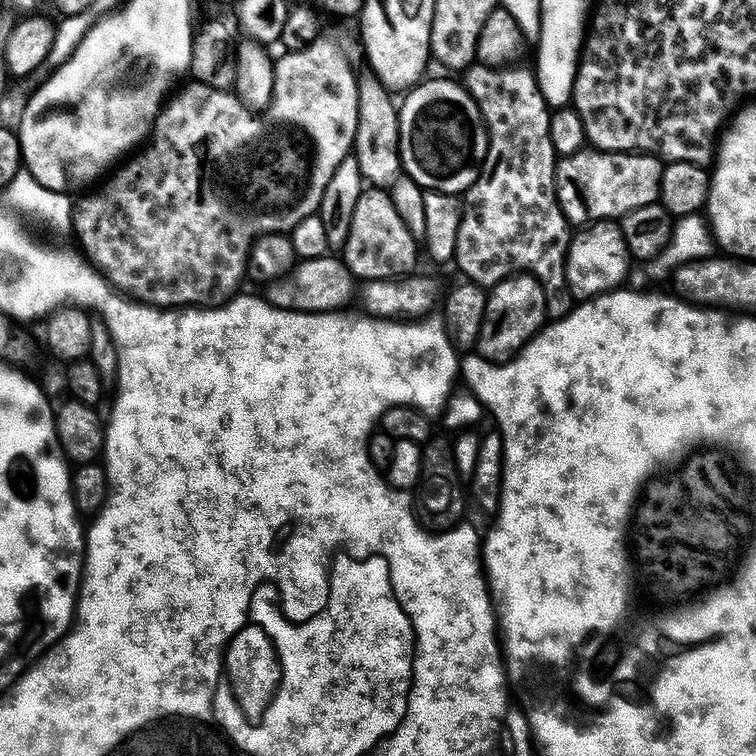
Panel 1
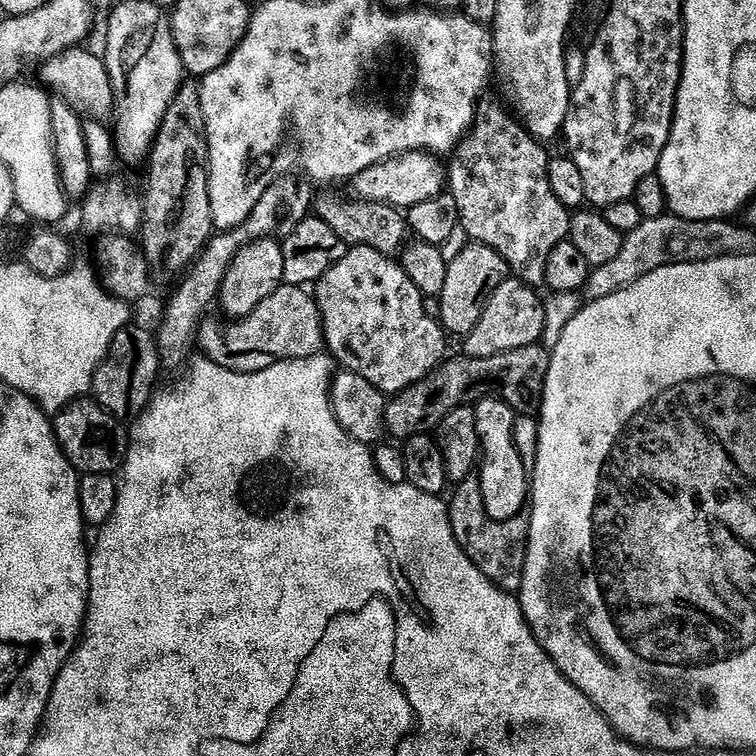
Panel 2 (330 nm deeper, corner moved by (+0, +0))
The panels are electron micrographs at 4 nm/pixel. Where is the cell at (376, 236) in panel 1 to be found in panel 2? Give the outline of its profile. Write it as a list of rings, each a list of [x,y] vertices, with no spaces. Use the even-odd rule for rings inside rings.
[[[355,245],[349,247],[348,253],[342,259],[330,266],[330,270],[326,270],[323,278],[316,281],[314,285],[314,297],[316,304],[320,308],[321,318],[324,326],[324,343],[327,351],[330,353],[333,361],[337,365],[343,366],[347,371],[353,372],[354,375],[360,376],[364,380],[370,381],[379,392],[385,394],[397,394],[404,392],[408,387],[414,386],[420,379],[426,378],[432,371],[434,371],[446,357],[449,355],[448,343],[449,337],[446,335],[443,328],[440,326],[440,321],[435,315],[428,313],[426,305],[426,297],[418,290],[418,286],[414,286],[414,282],[410,282],[410,278],[406,274],[406,270],[397,262],[391,255],[380,253],[378,249],[372,249],[370,245]]]

